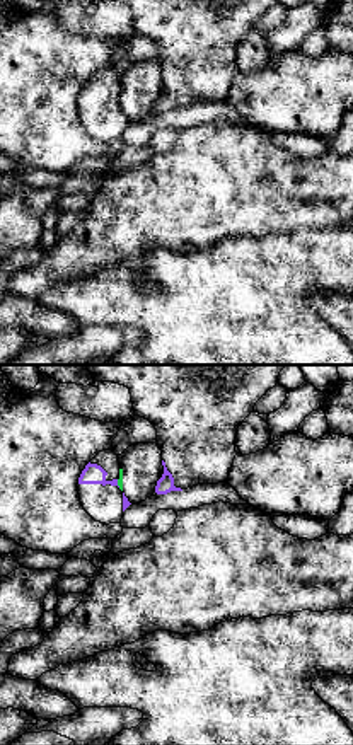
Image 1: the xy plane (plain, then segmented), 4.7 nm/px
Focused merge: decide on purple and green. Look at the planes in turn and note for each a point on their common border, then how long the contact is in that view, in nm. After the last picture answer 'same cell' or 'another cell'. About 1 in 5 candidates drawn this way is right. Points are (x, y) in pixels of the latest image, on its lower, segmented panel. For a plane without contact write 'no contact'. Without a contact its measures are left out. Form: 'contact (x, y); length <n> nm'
contact (116, 483); length 40 nm

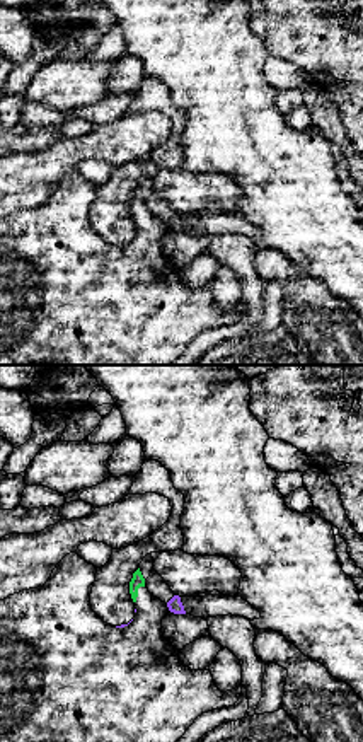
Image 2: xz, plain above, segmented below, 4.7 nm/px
no contact

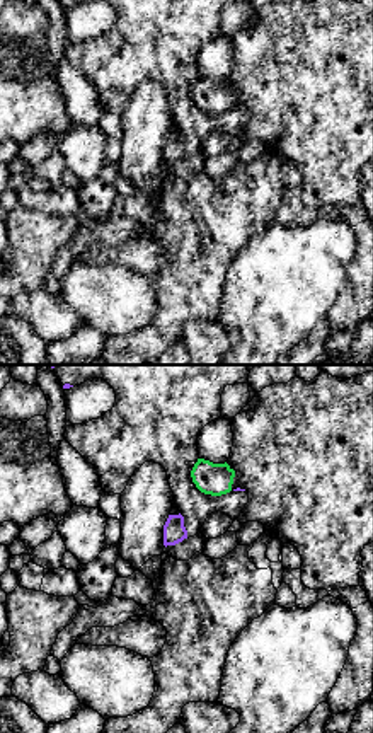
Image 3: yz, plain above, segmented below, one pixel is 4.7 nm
no contact

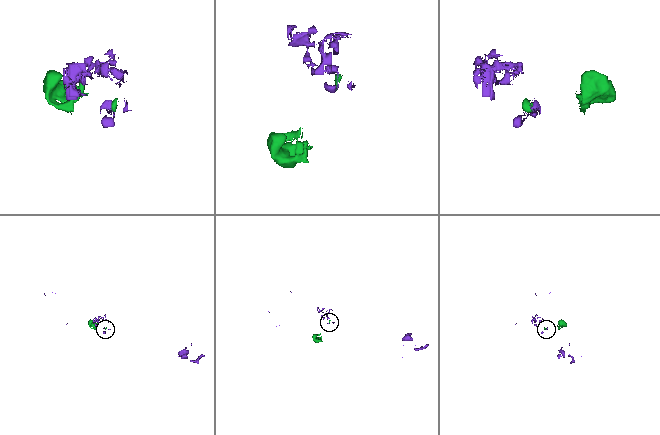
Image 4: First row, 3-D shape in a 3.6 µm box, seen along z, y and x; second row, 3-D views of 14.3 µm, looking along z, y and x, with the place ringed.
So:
another cell

